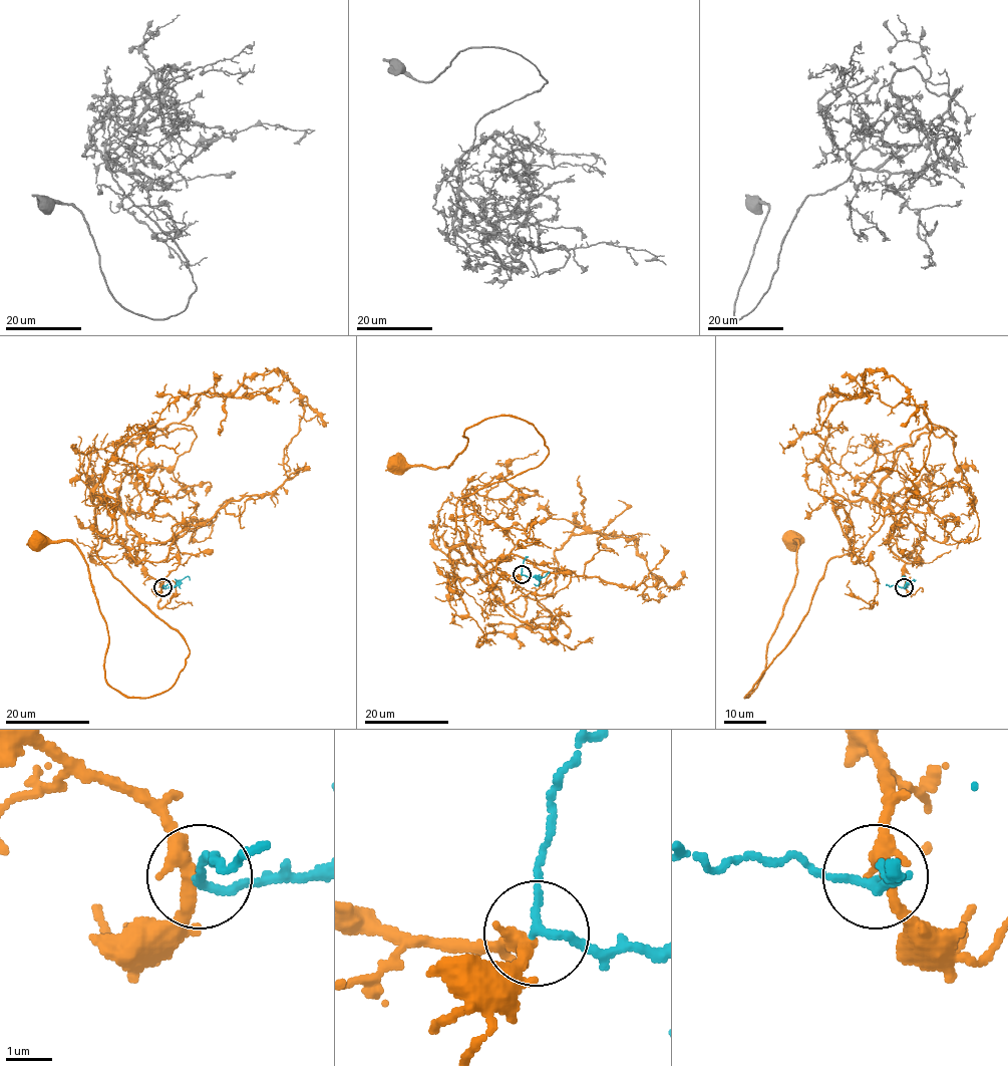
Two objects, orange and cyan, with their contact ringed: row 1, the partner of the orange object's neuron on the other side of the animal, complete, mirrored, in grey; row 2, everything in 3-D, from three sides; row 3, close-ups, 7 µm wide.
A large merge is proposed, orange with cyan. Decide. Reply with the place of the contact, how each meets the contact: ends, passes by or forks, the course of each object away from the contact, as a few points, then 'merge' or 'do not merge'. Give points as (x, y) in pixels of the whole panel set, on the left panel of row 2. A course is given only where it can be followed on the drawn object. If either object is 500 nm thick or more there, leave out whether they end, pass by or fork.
place (162, 587); orange passes by; cyan passes by; course orange (161, 586), (114, 509), (96, 556), (190, 651), (166, 691), (125, 696), (105, 678), (82, 553), (35, 540); course cyan (161, 586), (175, 586), (188, 576), (190, 579); merge

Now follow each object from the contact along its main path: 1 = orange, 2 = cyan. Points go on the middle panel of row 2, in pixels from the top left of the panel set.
1: (521, 575), (473, 558), (455, 504), (547, 458), (534, 427), (494, 416), (464, 432), (447, 467), (394, 463)
2: (521, 575), (544, 577), (549, 571)

